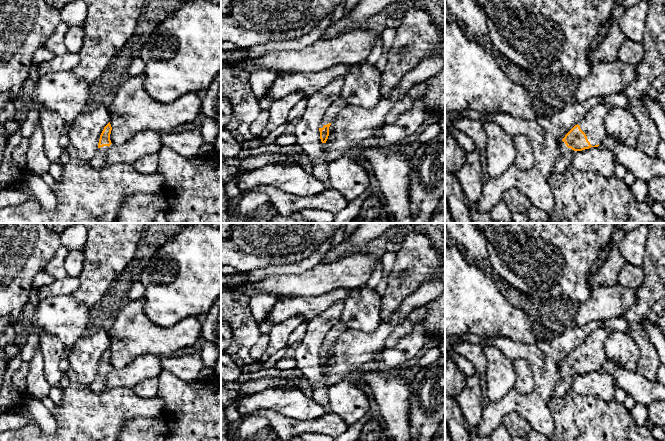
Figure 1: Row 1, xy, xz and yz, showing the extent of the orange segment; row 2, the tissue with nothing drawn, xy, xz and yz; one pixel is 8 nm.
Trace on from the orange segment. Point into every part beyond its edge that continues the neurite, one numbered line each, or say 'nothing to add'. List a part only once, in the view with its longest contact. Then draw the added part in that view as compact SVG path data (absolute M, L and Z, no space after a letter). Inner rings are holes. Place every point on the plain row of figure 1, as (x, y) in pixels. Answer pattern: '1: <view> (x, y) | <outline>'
1: yz (593, 349) | M603 327L598 328L592 331L587 336L586 340L579 346L578 349L586 358L592 370L600 368L607 359L604 344L611 333L613 332L609 329Z
2: yz (563, 385) | M563 366L560 369L559 374L560 374L560 380L557 382L550 399L561 397L566 392L571 390L571 384L574 378L574 374L572 374L571 372L568 372L565 366Z

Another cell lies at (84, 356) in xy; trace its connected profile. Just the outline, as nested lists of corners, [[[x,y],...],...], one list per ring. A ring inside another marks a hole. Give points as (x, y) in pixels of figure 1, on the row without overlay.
[[[99,330],[80,337],[67,351],[70,368],[76,373],[79,383],[90,385],[95,380],[100,359],[109,346],[107,330]]]

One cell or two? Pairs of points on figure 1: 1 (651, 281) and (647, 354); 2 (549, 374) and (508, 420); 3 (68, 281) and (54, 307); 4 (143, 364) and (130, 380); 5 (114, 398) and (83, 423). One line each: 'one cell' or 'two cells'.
1: one cell
2: two cells
3: two cells
4: one cell
5: one cell

